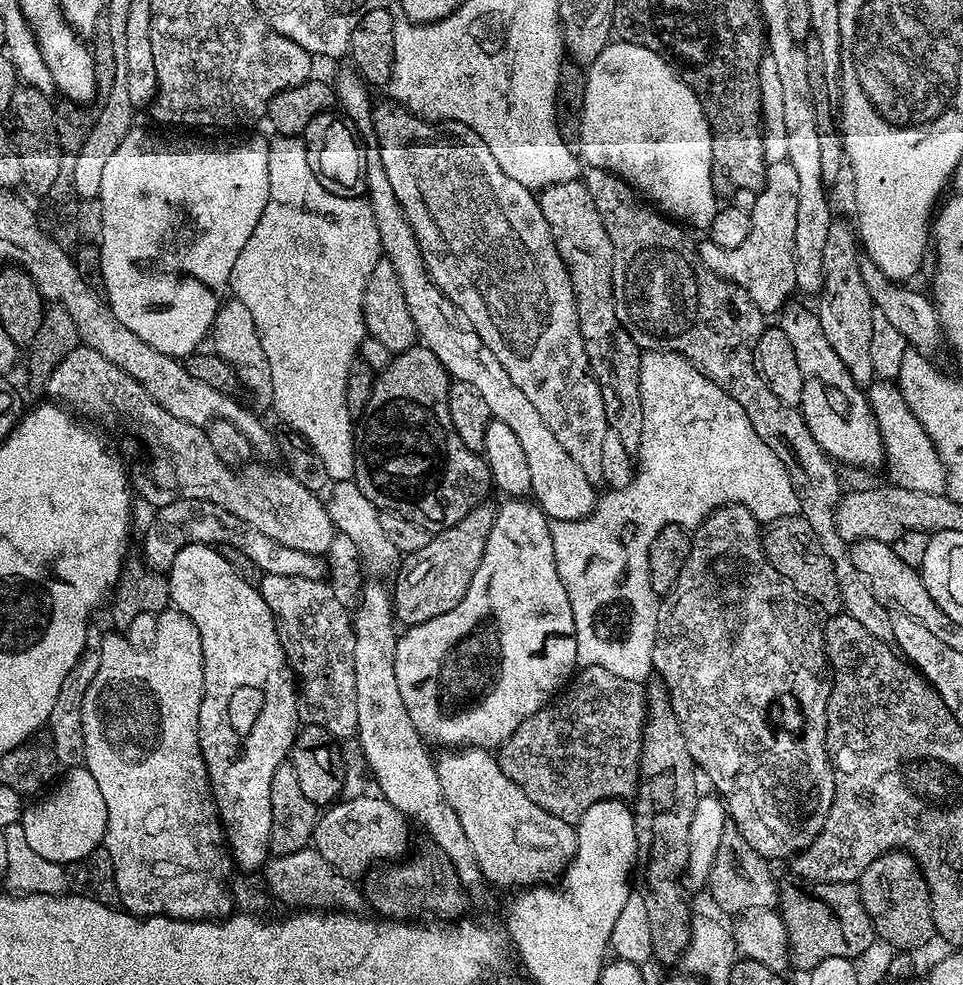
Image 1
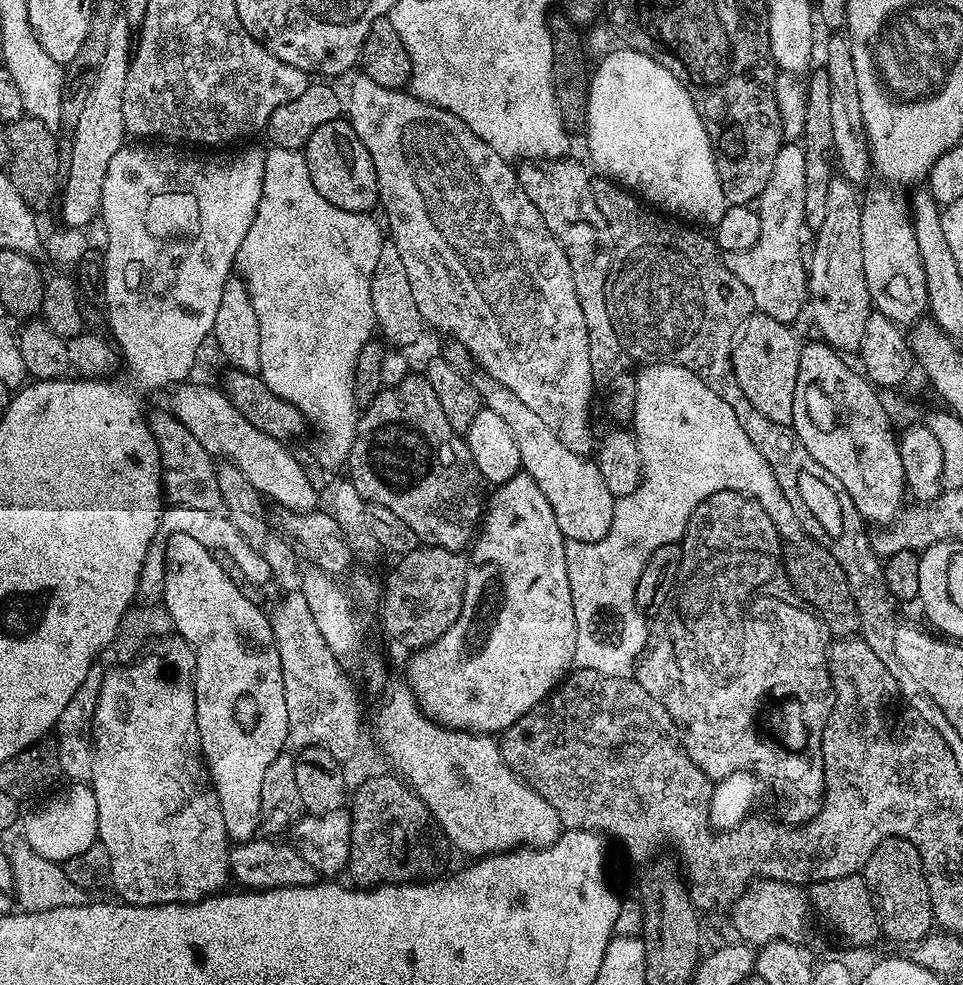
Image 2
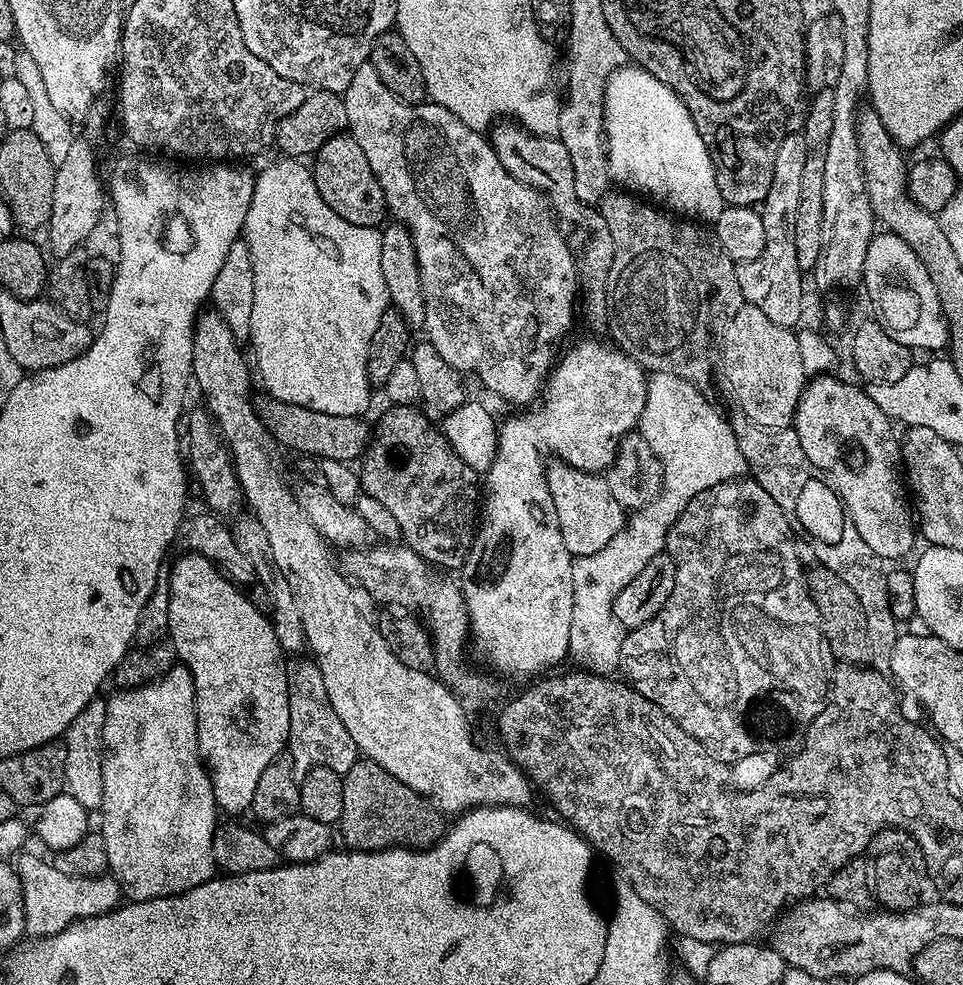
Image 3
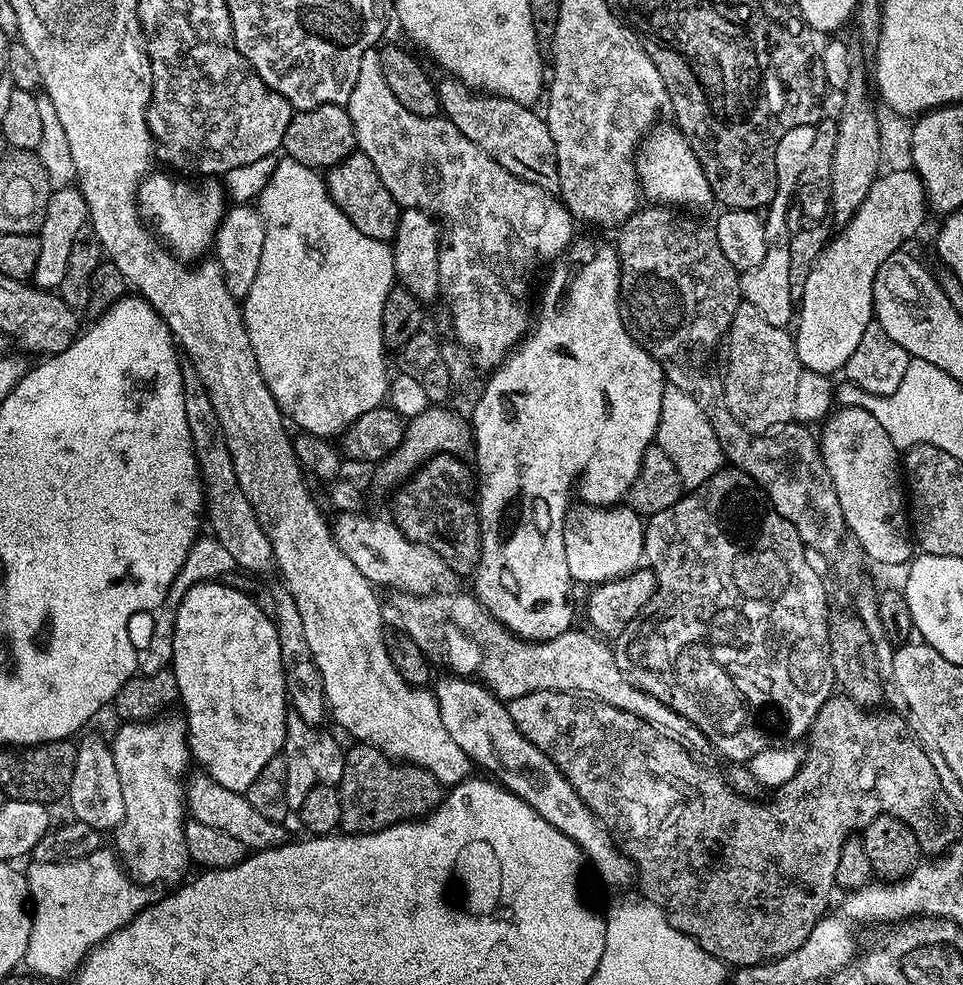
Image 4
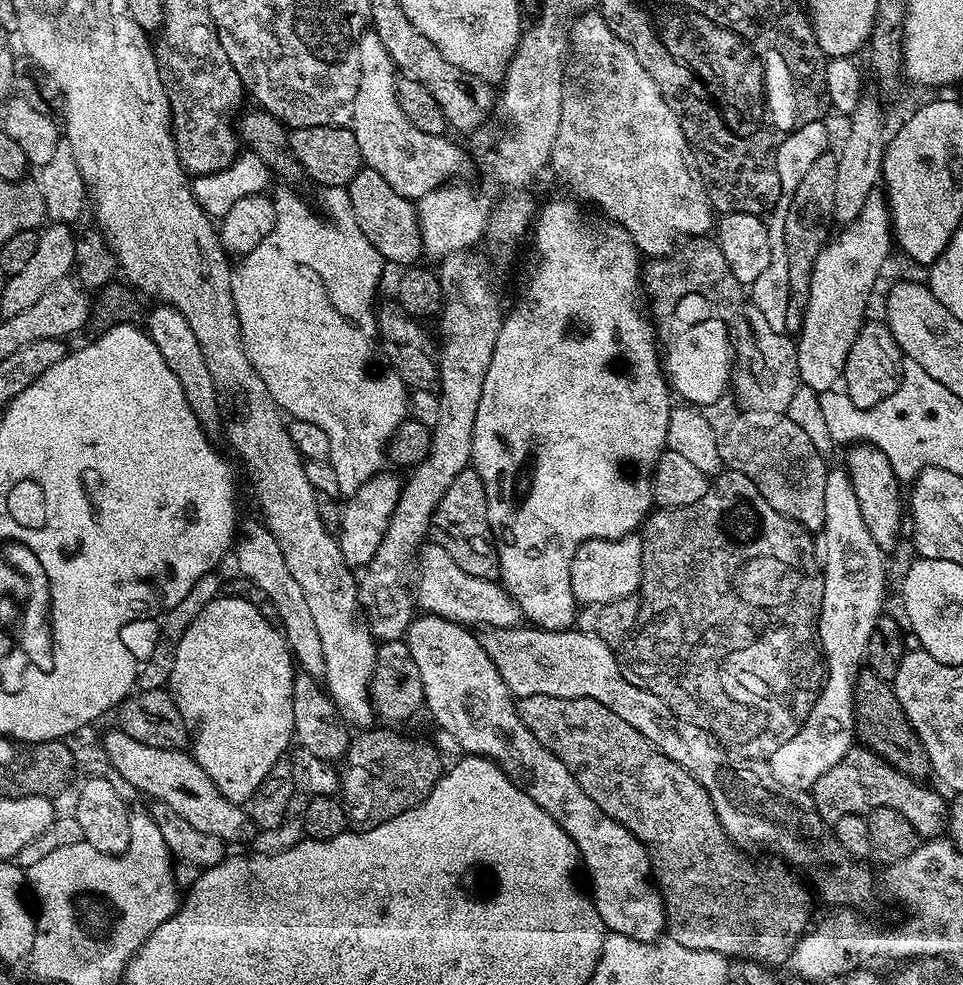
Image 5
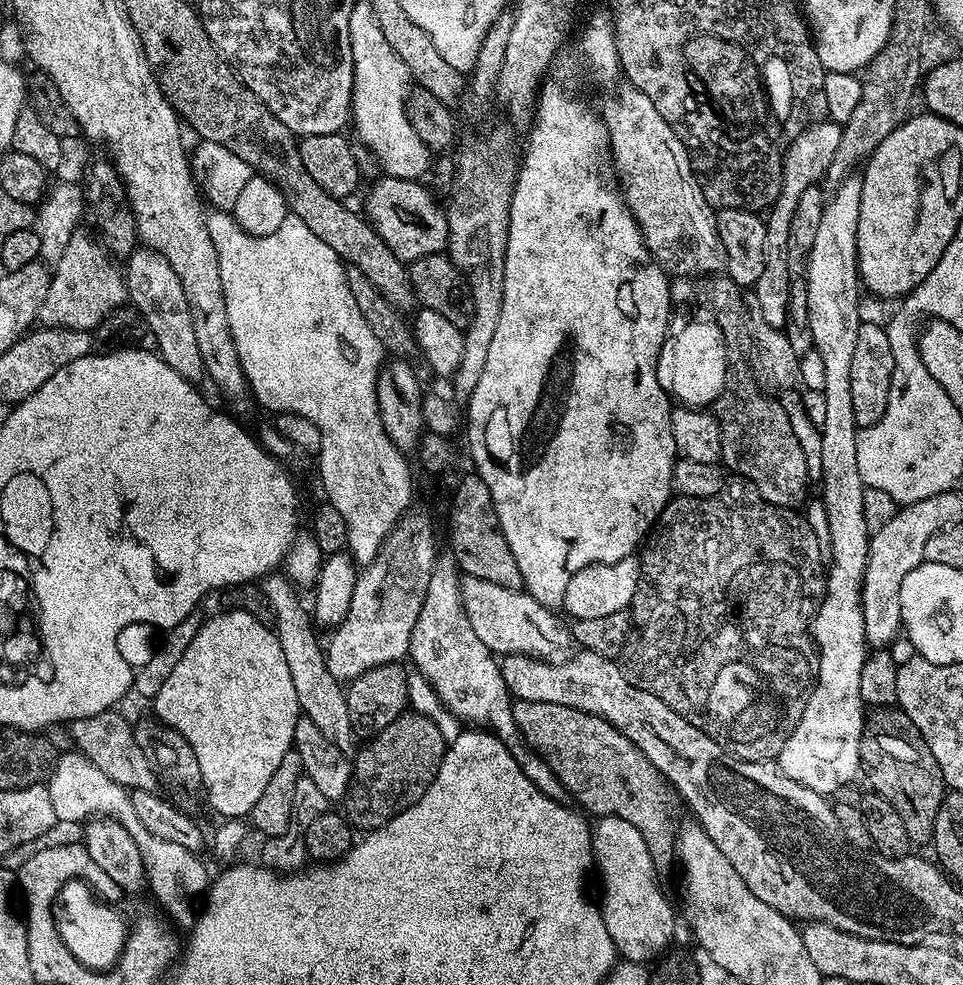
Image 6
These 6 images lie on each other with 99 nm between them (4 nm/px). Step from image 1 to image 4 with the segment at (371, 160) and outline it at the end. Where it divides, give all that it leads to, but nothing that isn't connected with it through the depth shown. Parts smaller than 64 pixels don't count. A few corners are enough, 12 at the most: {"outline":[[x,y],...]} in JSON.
{"outline":[[580,502],[564,519],[577,585],[635,572],[644,526],[631,506]]}

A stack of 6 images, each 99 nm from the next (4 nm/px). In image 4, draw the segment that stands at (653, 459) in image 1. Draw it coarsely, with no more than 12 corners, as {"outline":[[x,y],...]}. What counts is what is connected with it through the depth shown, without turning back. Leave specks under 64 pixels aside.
{"outline":[[665,387],[655,443],[695,490],[724,452],[690,393]]}

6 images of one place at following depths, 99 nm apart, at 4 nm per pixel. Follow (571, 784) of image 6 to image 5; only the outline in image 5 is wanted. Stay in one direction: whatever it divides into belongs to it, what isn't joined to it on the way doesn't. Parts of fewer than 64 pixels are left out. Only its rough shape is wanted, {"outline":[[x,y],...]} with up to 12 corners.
{"outline":[[585,696],[530,734],[644,843],[667,935],[761,966],[809,889],[744,868],[706,790]]}

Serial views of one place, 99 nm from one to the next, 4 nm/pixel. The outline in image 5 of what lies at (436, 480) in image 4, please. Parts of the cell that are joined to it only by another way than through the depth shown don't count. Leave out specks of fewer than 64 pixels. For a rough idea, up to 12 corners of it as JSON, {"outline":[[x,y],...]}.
{"outline":[[464,468],[430,536],[466,574],[499,577],[486,486]]}

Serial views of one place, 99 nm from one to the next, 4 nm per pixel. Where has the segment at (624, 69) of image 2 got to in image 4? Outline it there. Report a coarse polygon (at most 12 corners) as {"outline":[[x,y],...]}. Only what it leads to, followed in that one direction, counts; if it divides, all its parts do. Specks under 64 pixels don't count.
{"outline":[[655,127],[636,158],[640,191],[680,210],[710,204],[688,137]]}

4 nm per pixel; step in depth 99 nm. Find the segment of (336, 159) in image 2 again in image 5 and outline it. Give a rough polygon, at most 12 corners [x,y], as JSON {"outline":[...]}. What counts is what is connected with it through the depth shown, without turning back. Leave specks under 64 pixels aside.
{"outline":[[378,170],[346,185],[356,225],[389,265],[422,256],[416,205]]}

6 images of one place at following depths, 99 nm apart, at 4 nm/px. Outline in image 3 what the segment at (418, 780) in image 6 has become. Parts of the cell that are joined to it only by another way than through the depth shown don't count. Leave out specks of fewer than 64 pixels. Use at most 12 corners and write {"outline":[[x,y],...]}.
{"outline":[[374,761],[343,773],[345,849],[423,850],[440,809]]}

